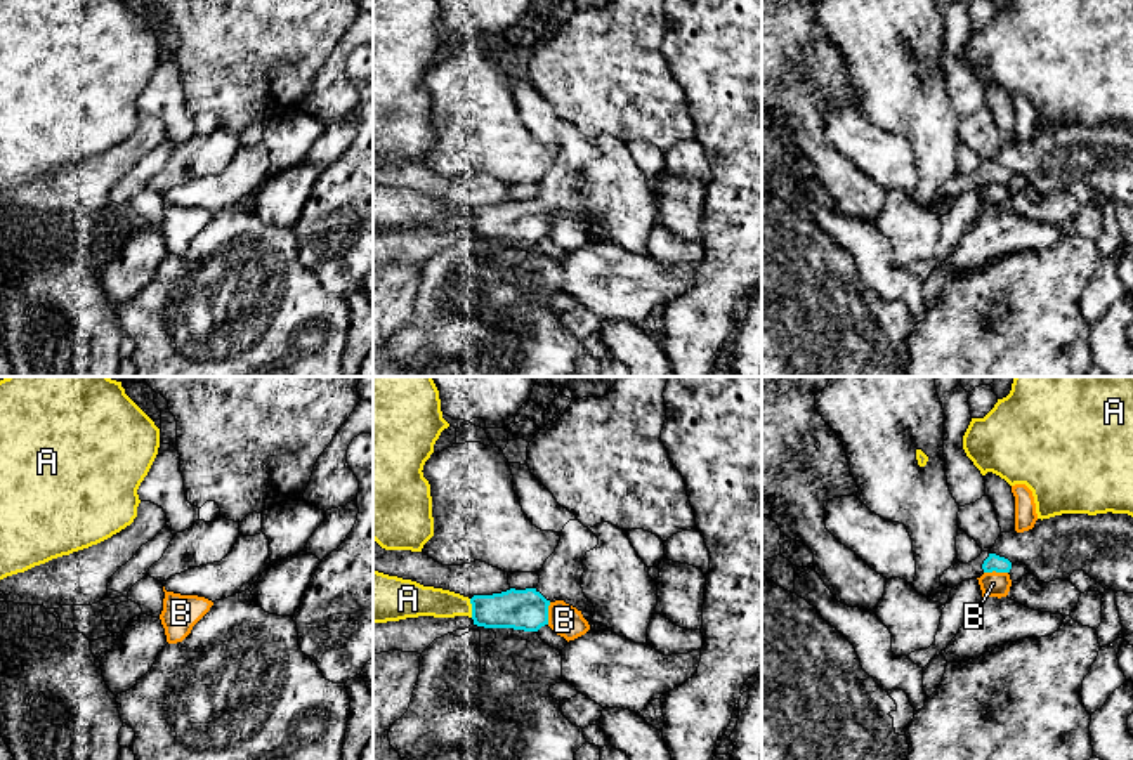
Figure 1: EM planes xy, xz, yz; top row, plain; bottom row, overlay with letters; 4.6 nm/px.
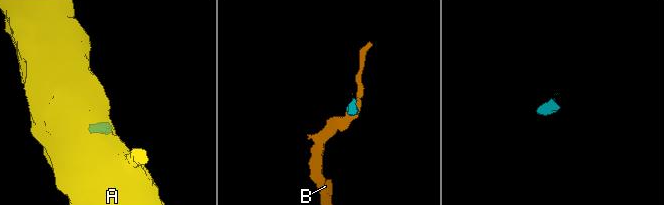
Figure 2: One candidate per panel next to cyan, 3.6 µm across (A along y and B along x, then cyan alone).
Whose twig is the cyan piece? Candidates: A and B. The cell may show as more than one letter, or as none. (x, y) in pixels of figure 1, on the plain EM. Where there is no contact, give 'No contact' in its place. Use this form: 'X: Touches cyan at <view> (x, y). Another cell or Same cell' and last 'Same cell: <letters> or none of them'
A: Touches cyan at xz (472, 219). Another cell
B: Touches cyan at yz (995, 181). Another cell
Same cell: none of them

